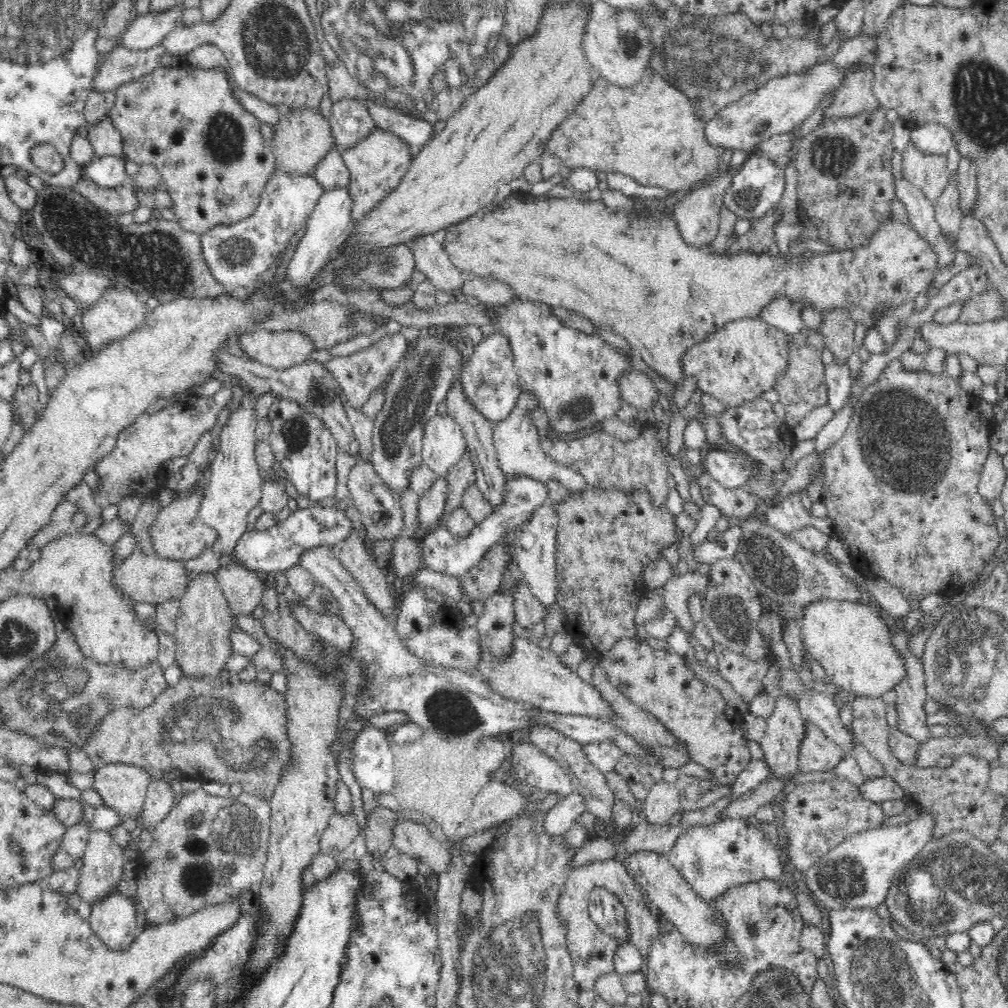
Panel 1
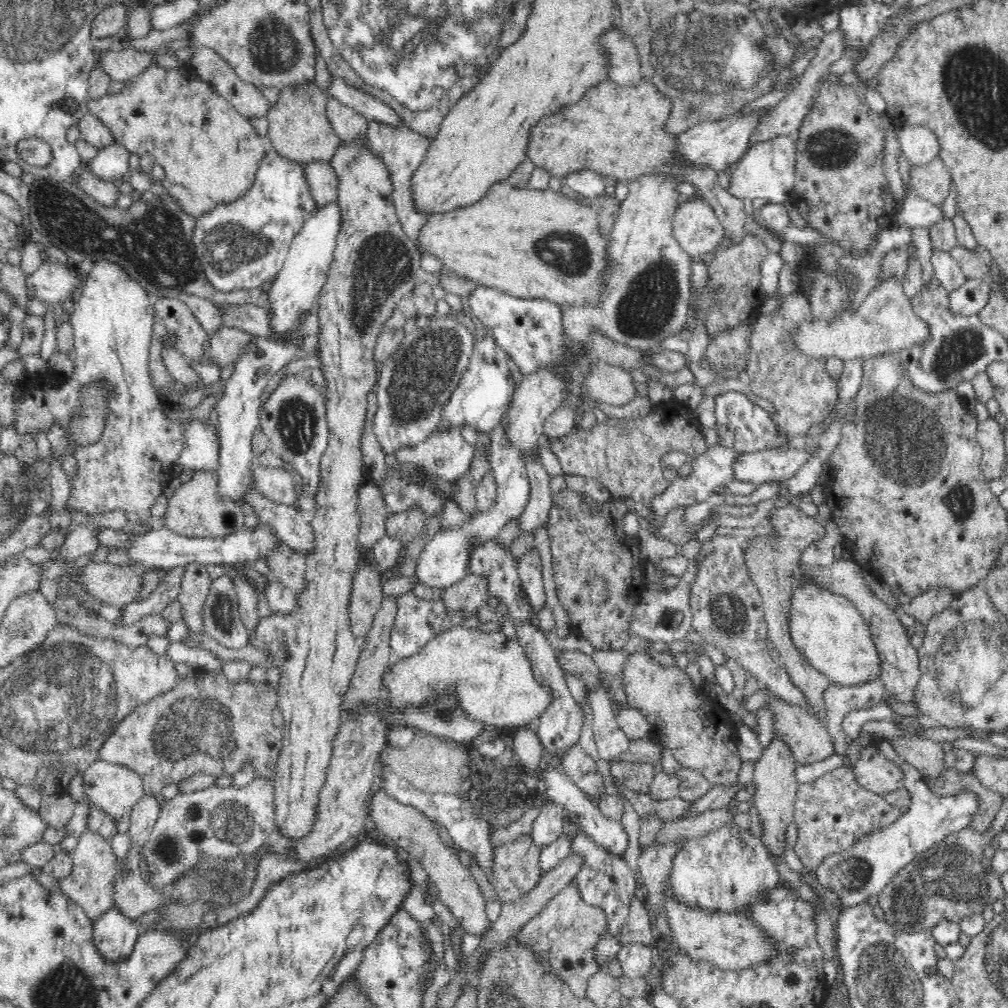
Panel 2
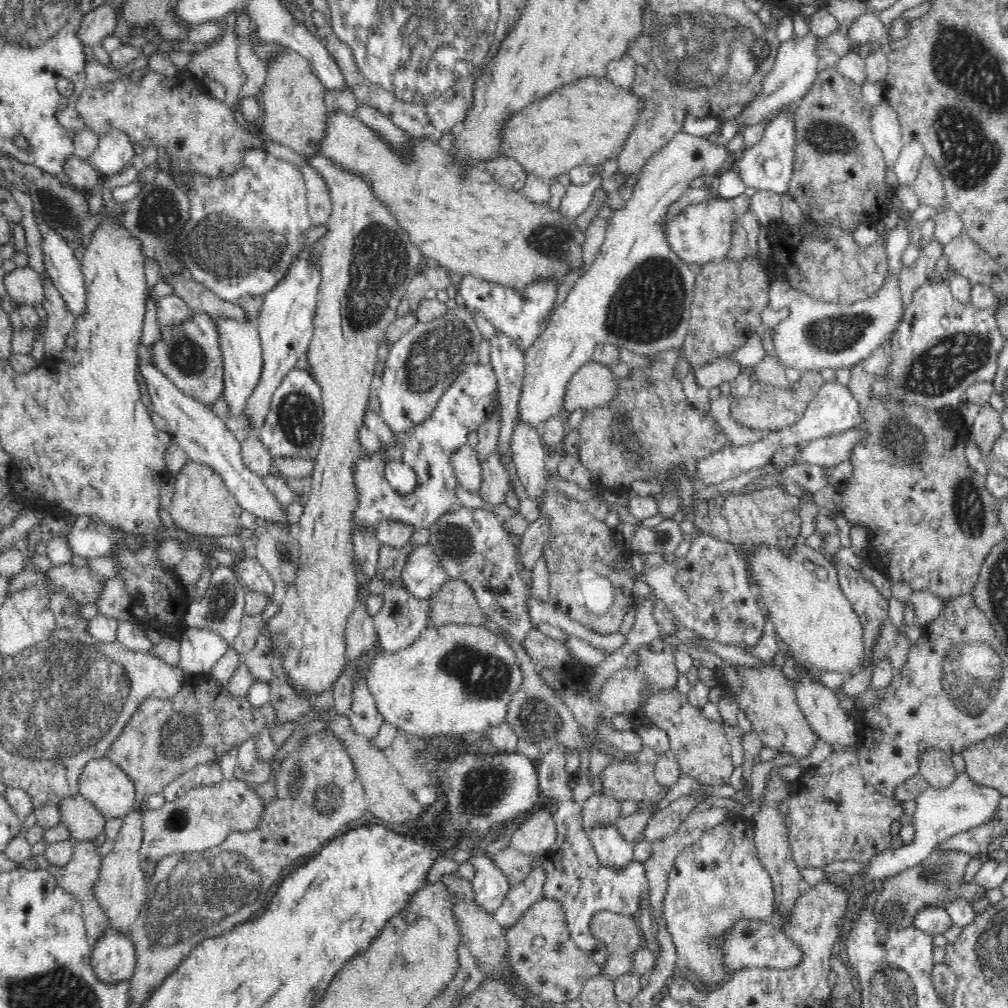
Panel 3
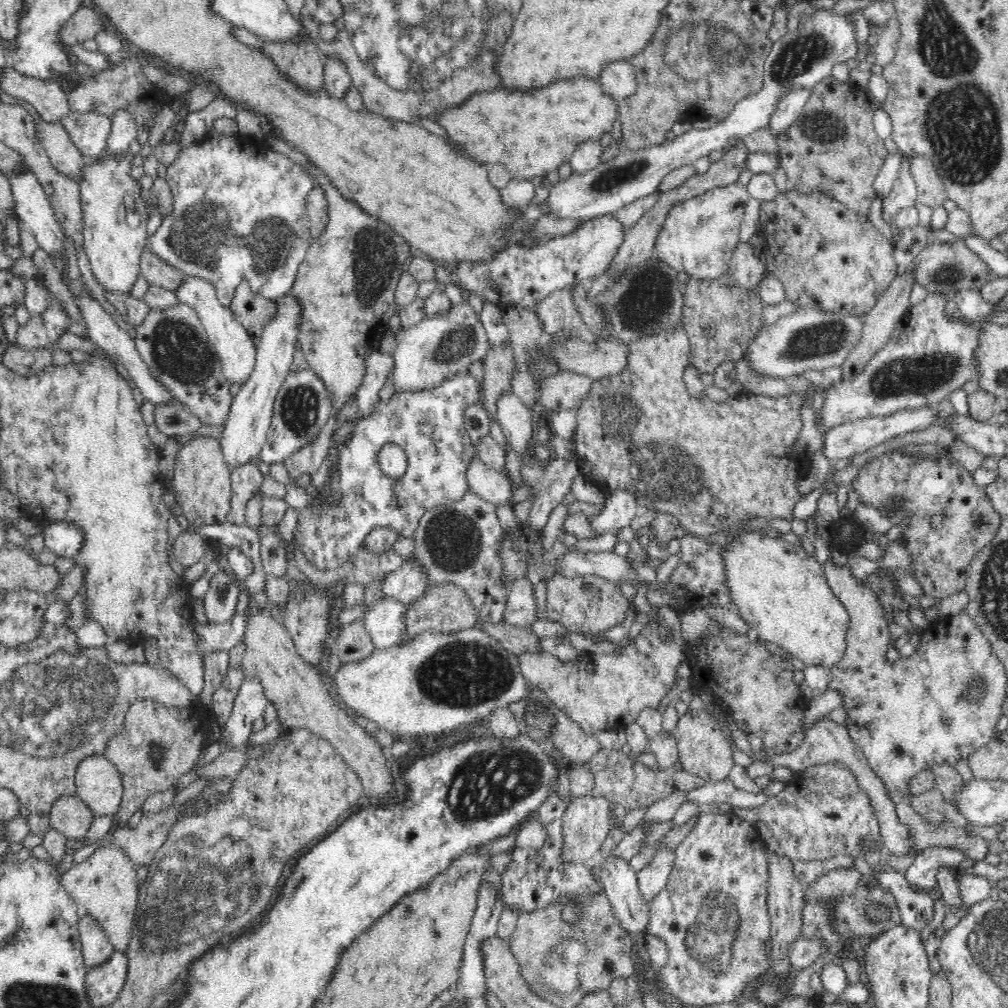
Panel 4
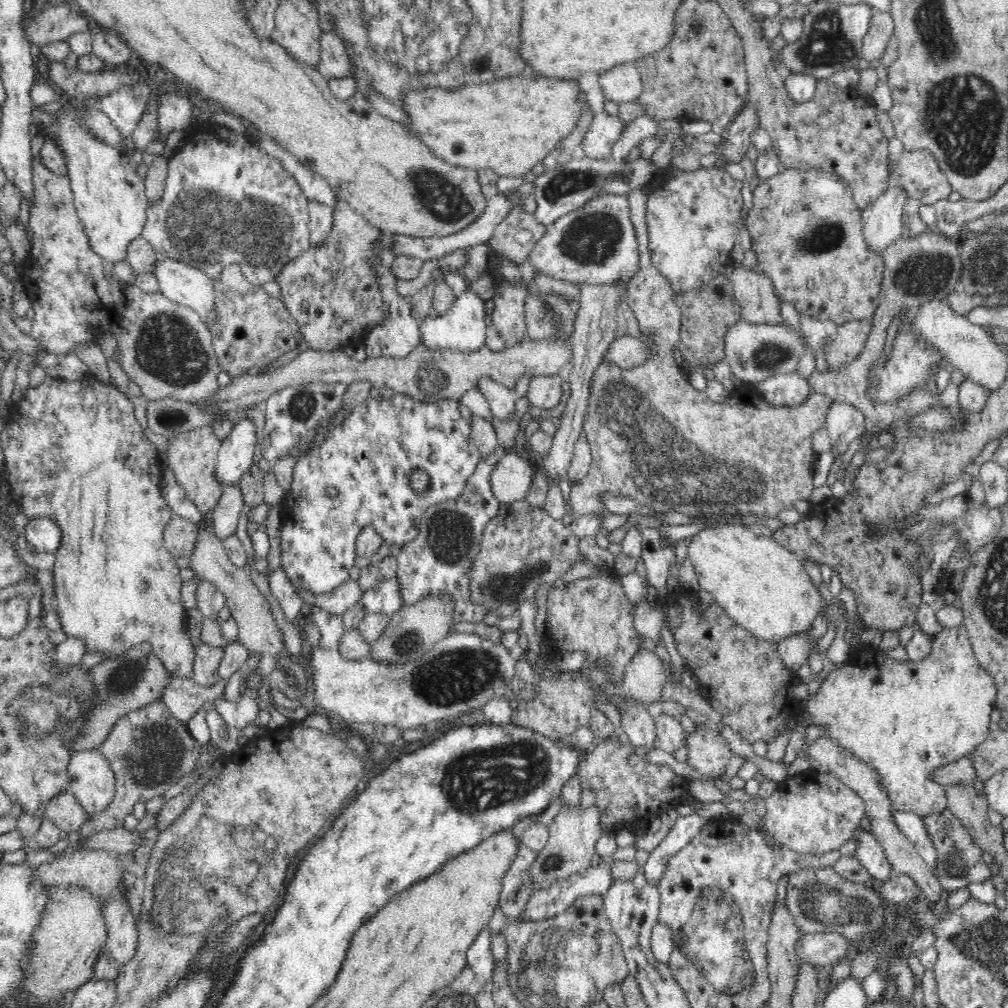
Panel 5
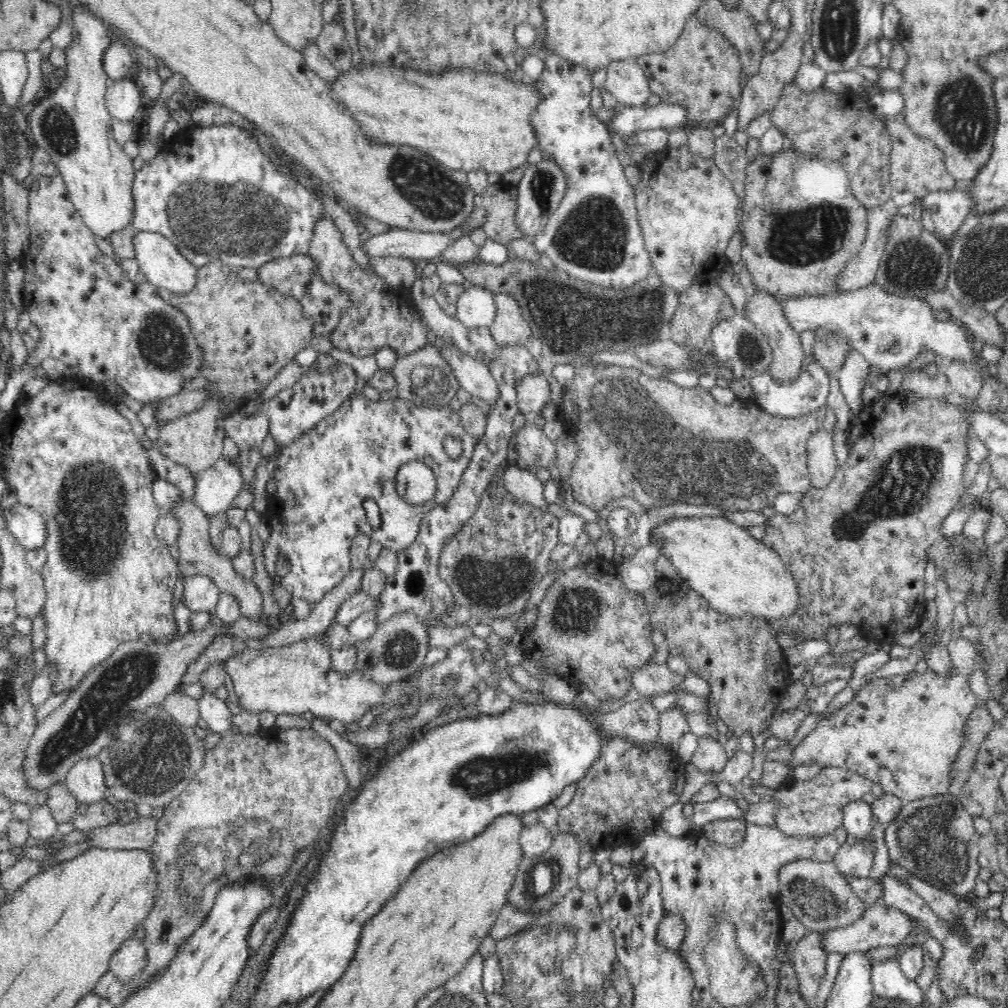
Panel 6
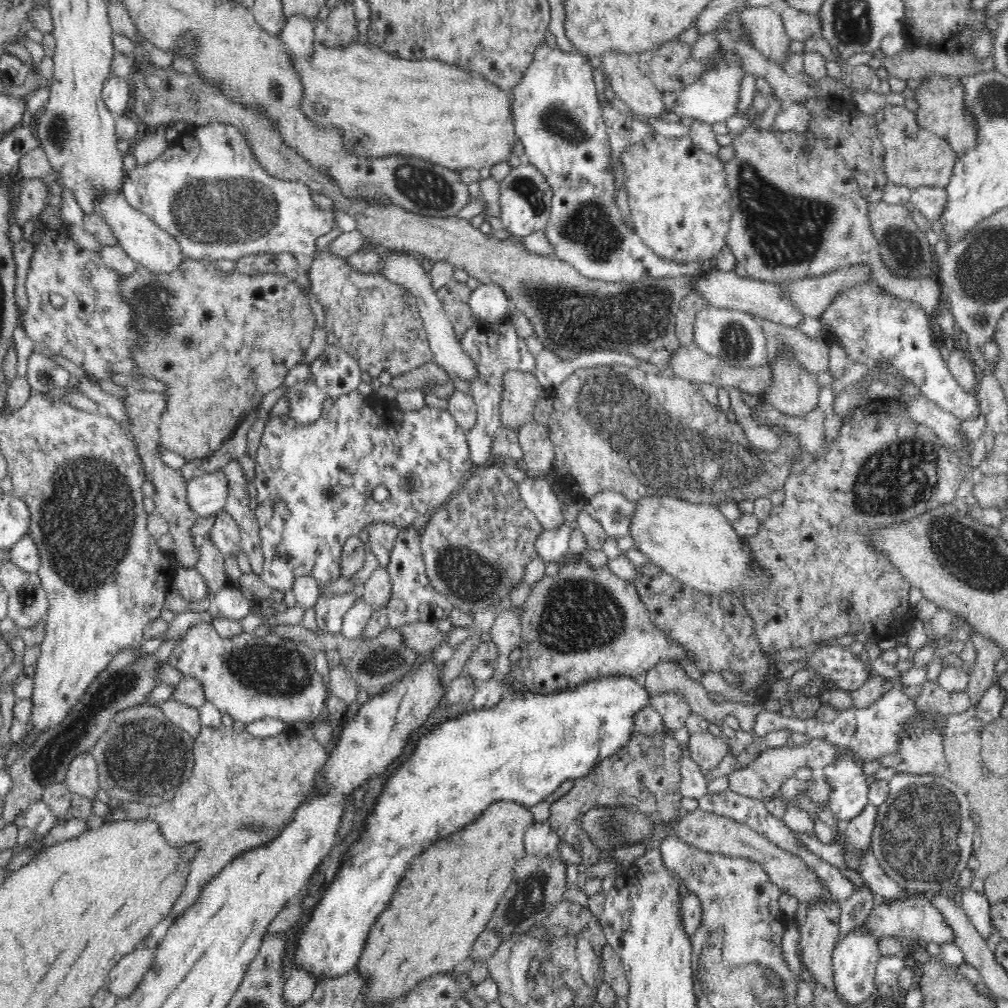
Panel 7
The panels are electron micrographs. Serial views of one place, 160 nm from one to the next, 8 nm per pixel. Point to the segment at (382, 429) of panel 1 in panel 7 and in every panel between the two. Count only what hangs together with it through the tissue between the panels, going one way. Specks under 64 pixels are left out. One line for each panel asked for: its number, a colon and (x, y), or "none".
2: (413, 385)
3: (427, 360)
4: (436, 349)
5: (463, 328)
6: (476, 308)
7: (488, 302)

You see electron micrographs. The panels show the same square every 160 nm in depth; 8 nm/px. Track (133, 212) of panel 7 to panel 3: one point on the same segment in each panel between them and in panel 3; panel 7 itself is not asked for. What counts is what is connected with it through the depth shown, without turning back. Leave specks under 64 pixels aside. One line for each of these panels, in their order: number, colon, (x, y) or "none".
3: (240, 343)
4: (235, 348)
5: (181, 283)
6: (159, 259)

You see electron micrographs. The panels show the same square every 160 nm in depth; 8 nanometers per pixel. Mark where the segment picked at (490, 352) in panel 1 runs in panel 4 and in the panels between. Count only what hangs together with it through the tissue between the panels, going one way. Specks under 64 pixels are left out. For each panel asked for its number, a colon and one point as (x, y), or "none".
2: (485, 393)
3: (427, 448)
4: (429, 425)

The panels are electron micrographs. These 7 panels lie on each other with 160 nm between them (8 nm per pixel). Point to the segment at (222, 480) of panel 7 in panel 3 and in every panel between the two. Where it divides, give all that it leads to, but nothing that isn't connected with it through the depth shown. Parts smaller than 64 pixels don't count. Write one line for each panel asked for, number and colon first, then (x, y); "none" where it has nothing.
3: (285, 324)
4: (246, 427)
5: (237, 449)
6: (215, 488)

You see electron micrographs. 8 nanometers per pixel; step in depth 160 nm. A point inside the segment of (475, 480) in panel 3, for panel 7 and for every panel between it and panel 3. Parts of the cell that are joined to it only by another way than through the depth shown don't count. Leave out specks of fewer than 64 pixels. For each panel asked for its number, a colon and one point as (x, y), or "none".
4: (492, 485)
5: (511, 477)
6: (520, 481)
7: (536, 492)

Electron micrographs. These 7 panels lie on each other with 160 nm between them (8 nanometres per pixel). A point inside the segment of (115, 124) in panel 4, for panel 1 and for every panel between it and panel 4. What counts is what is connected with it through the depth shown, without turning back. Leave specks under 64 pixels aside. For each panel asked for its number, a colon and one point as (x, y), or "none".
1: (108, 171)
2: (110, 164)
3: (115, 149)

